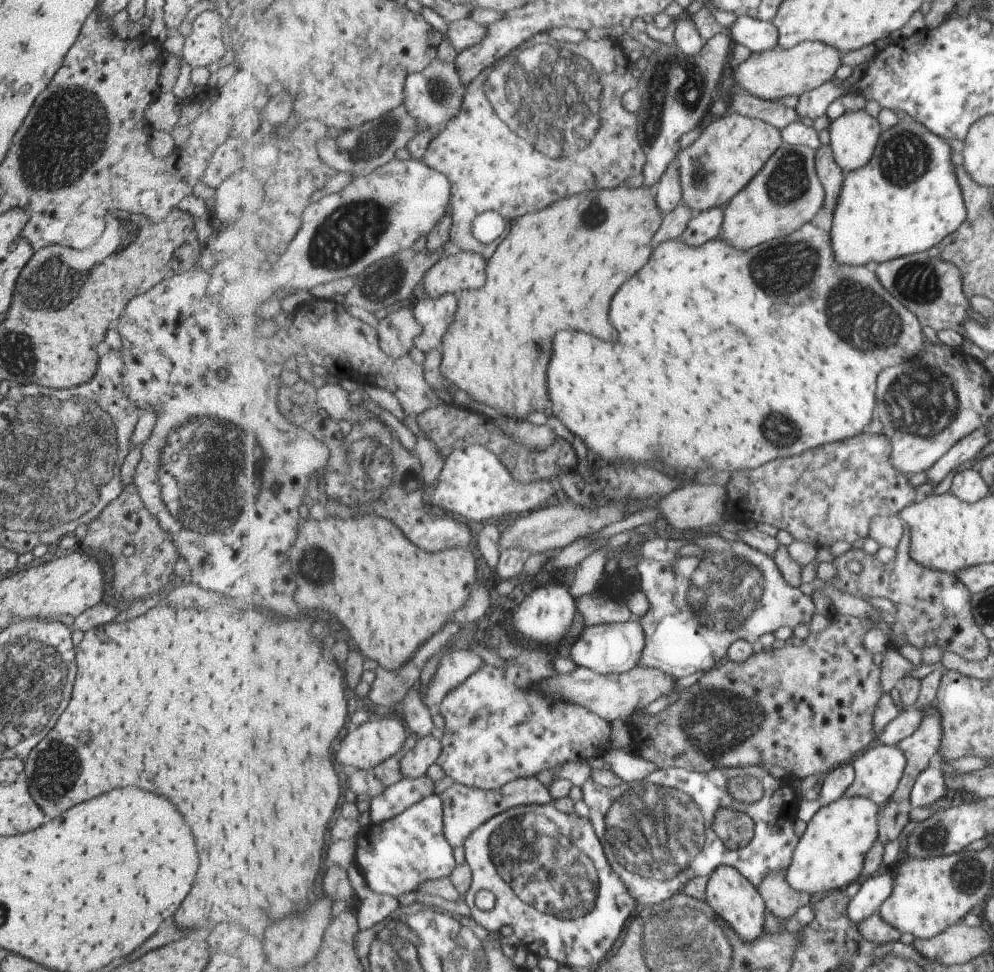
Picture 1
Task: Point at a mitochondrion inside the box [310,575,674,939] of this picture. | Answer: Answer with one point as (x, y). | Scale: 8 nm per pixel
(532, 845)

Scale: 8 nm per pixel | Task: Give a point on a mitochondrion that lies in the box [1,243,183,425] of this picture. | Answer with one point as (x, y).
(49, 282)

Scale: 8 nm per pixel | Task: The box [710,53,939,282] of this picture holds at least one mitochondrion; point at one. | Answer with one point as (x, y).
(906, 156)

